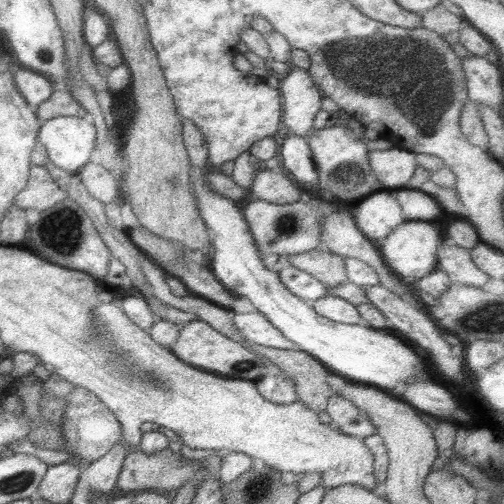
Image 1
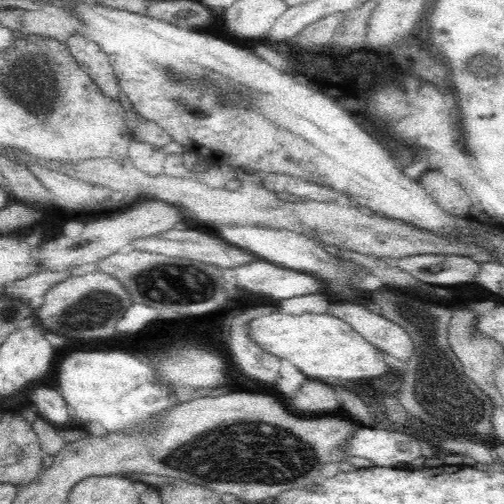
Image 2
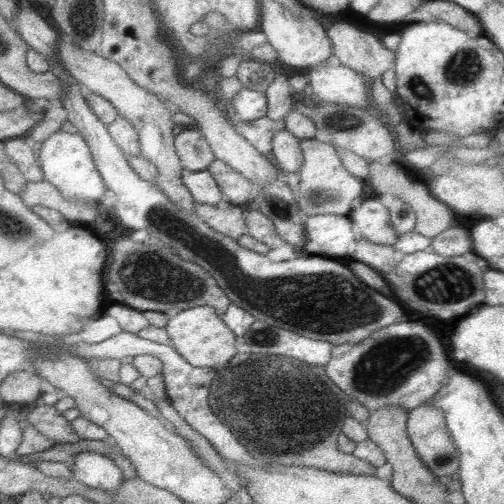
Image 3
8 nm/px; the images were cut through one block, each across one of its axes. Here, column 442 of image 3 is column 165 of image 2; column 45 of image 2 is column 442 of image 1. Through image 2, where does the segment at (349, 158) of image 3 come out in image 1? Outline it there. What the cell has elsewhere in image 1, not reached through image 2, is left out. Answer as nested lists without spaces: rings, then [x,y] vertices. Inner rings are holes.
[[[439,244],[437,260],[439,260],[439,270],[443,270],[449,276],[451,286],[463,284],[463,286],[473,286],[473,288],[481,290],[483,284],[491,278],[479,266],[473,264],[471,252],[465,248]]]

